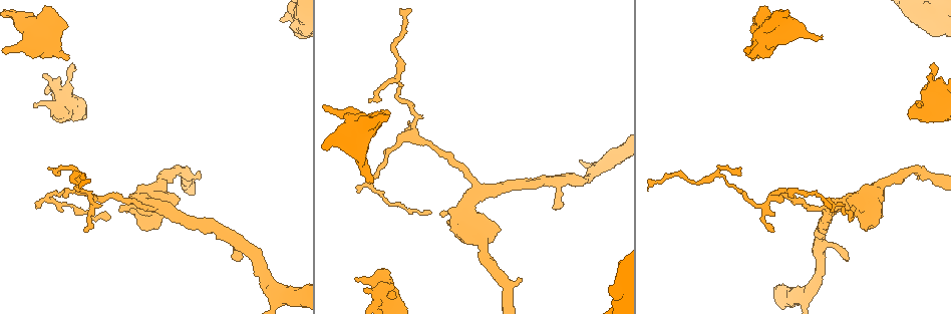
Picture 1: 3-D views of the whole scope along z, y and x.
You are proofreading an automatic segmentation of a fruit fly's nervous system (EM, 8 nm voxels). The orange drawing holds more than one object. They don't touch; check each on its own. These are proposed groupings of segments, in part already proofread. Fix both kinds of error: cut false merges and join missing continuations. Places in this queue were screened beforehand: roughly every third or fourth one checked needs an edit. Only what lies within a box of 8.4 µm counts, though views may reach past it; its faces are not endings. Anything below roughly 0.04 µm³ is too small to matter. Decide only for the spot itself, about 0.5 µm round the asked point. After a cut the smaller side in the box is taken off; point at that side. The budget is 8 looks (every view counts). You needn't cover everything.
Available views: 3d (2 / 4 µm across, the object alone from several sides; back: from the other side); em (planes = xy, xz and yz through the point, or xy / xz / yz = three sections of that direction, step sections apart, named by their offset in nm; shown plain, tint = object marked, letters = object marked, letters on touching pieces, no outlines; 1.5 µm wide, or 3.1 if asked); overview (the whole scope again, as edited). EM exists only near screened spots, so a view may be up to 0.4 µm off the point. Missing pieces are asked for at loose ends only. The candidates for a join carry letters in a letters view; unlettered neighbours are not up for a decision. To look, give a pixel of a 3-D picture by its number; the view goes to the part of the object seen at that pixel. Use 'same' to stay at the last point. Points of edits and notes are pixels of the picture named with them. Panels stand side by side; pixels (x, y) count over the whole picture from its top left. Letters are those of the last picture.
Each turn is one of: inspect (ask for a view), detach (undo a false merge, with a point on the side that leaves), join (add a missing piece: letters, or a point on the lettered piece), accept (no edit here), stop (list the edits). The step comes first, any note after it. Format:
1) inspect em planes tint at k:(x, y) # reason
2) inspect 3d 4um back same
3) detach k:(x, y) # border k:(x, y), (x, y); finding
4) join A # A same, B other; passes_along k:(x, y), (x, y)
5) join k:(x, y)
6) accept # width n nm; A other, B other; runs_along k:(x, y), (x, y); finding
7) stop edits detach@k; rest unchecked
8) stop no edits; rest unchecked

inspect 3d 4um at 1:(820, 37) # an open end

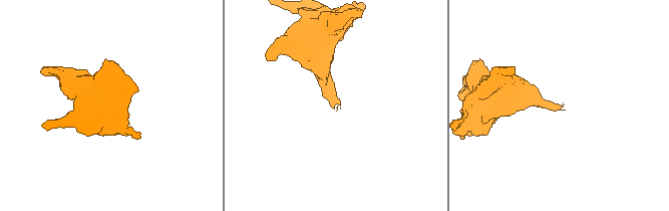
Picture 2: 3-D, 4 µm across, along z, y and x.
inspect em xz step 4 tint at 2:(558, 105)

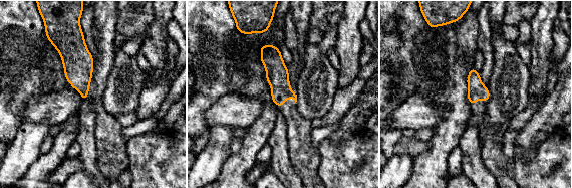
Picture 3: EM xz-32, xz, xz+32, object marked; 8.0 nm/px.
inspect em planes letters same # cut it another way

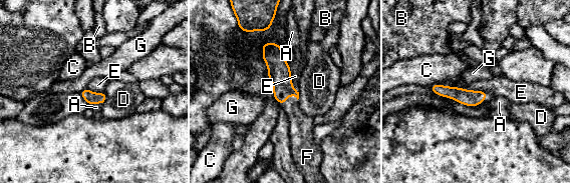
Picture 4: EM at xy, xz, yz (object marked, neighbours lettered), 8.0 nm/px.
join 4:(300, 125) # longest_contact E 400 nm; A other, B other, C other, D other, E other, F same, G other; passes_along 4:(279, 73), (287, 97), (300, 125); it goes on there

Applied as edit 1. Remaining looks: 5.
inspect overview # redraw

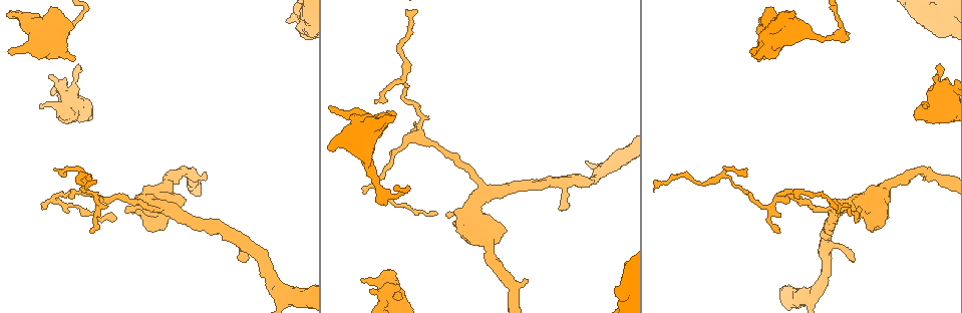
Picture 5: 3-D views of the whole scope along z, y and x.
inspect em planes letters at 5:(374, 102) # branch stops here

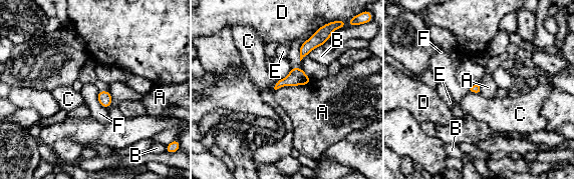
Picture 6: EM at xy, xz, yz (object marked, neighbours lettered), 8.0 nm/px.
accept # longest_contact A 300 nm; A other, B other, C other, D other, E other, F other; none of them fits

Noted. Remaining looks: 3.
inspect em yz step 4 letters at 5:(426, 141) # branch point

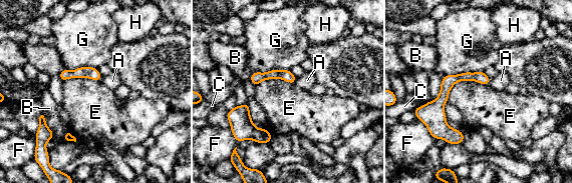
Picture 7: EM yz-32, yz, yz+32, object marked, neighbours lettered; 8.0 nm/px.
inspect em planes letters same # another direction

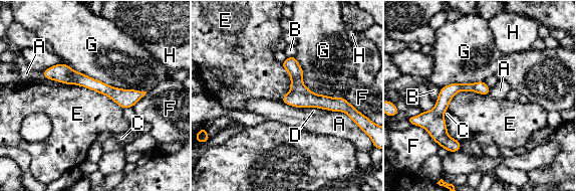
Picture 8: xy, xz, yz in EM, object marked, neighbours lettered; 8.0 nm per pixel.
accept # A other, B other, C other, D other, E other, F other, G other, H other; border 8:(68, 65), (113, 86), (147, 91); one neuron here

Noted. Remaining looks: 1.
stop edits join@4; rest unchecked

